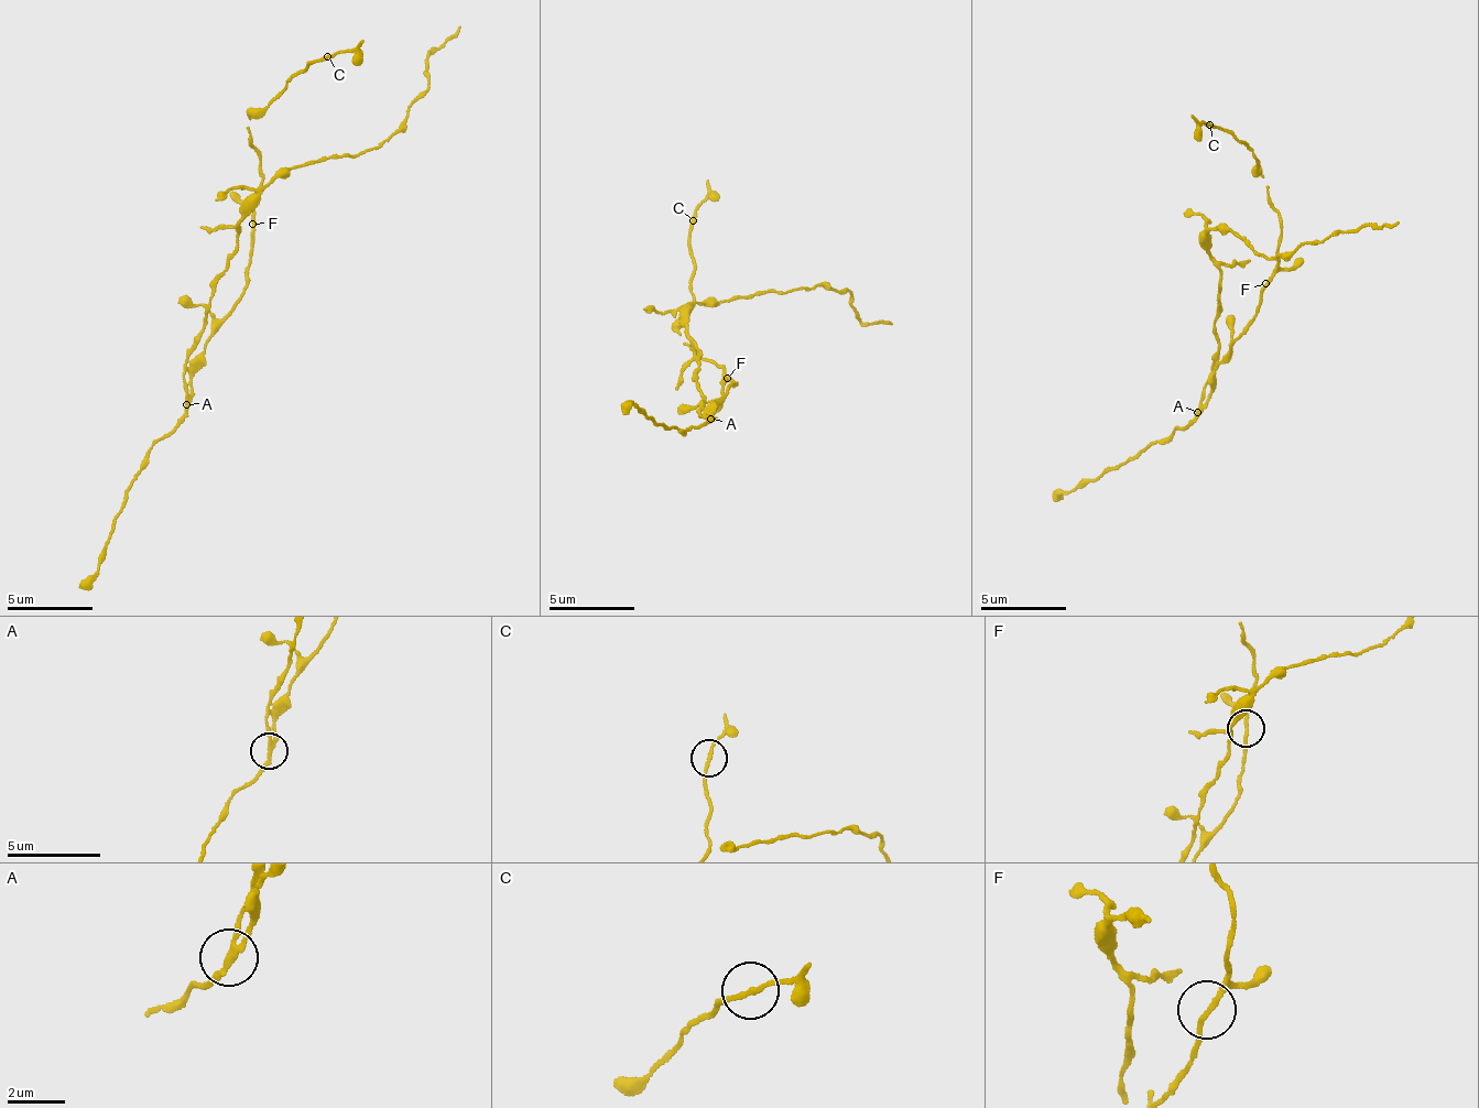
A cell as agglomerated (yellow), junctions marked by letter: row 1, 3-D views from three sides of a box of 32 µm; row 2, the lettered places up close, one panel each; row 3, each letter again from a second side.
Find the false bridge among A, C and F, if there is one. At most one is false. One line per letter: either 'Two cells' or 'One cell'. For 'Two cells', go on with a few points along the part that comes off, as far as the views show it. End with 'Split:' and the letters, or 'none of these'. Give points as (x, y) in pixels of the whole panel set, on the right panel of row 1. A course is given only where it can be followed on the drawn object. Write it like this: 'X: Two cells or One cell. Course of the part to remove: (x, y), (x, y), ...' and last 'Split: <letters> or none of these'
A: Two cells. Course of the part to remove: (1197, 411), (1217, 350), (1222, 278), (1210, 230), (1231, 229), (1261, 258), (1281, 258), (1324, 239), (1398, 221)
C: One cell
F: One cell
Split: A

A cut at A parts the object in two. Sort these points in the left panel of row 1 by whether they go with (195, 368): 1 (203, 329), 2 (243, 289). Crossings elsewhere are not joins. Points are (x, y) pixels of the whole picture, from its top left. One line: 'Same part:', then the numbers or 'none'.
Same part: 2

